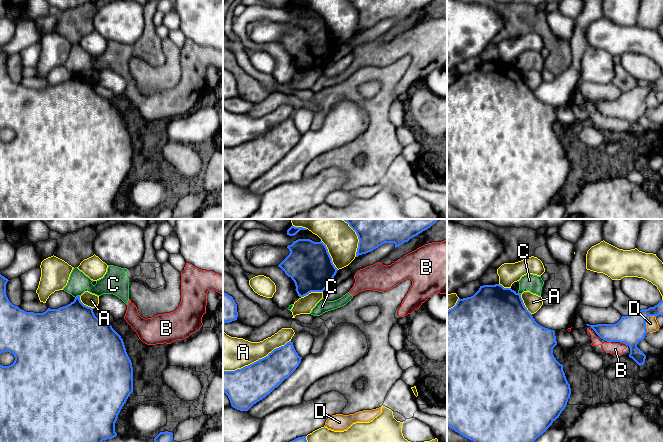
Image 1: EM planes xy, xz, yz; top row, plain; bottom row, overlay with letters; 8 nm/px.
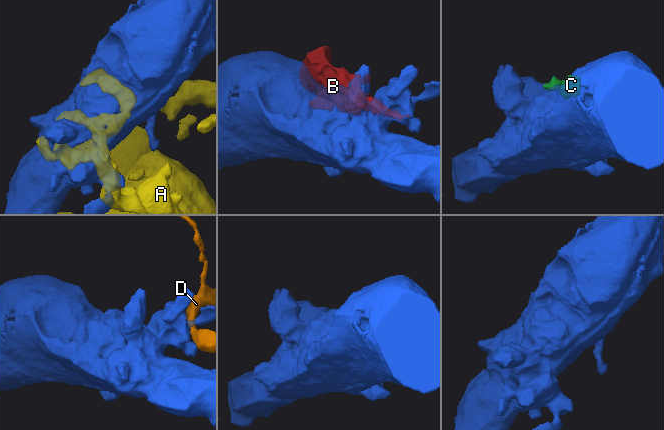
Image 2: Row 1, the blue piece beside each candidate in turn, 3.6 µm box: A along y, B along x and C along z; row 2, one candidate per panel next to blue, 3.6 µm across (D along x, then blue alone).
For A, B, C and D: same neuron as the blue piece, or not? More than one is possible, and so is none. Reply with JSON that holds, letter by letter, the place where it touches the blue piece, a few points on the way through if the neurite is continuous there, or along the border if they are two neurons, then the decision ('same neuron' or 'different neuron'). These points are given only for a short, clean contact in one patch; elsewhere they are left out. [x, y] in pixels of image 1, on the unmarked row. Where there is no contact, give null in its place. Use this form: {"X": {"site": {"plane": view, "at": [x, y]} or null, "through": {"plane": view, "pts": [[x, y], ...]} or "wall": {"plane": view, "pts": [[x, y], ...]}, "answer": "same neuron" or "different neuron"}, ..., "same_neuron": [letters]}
{"A": {"site": {"plane": "xz", "at": [256, 137]}, "answer": "different neuron"}, "B": {"site": {"plane": "yz", "at": [609, 117]}, "wall": {"plane": "yz", "pts": [[607, 117], [610, 118]]}, "answer": "different neuron"}, "C": {"site": {"plane": "xy", "at": [77, 72]}, "wall": {"plane": "xy", "pts": [[79, 71], [75, 74]]}, "answer": "different neuron"}, "D": {"site": {"plane": "yz", "at": [645, 98]}, "answer": "different neuron"}, "same_neuron": []}

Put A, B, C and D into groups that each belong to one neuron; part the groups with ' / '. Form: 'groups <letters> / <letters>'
groups A / B C / D

